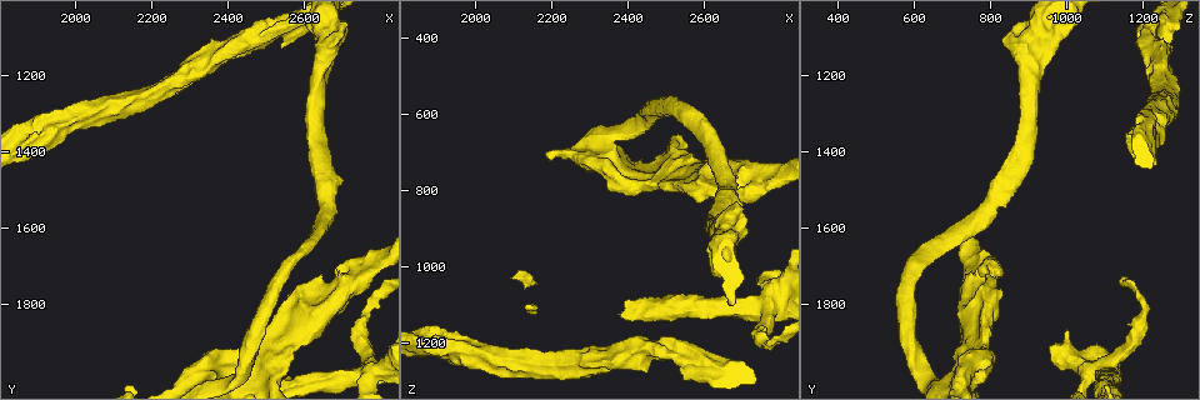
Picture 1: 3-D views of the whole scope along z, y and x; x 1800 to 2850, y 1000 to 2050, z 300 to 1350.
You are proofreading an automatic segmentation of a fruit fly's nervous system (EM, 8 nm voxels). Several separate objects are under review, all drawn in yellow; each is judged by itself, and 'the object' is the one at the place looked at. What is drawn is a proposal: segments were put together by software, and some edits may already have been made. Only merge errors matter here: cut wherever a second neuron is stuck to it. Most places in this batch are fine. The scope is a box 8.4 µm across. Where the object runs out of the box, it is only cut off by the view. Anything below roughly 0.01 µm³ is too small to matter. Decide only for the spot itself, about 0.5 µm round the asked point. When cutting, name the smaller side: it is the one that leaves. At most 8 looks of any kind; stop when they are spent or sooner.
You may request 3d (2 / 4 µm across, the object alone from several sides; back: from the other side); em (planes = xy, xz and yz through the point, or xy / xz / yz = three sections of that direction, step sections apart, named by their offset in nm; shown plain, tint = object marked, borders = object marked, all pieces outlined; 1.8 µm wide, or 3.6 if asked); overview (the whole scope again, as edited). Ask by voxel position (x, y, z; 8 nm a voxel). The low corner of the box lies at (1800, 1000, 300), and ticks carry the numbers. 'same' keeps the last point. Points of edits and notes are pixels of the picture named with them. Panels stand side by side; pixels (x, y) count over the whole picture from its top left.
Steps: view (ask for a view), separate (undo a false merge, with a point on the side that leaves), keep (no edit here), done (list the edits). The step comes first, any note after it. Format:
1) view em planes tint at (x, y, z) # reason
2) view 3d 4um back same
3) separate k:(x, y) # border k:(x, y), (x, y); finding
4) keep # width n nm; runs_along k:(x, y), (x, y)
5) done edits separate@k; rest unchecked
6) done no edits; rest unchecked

view em yz step 8 tint at (2635, 1160, 905) # four arms meet

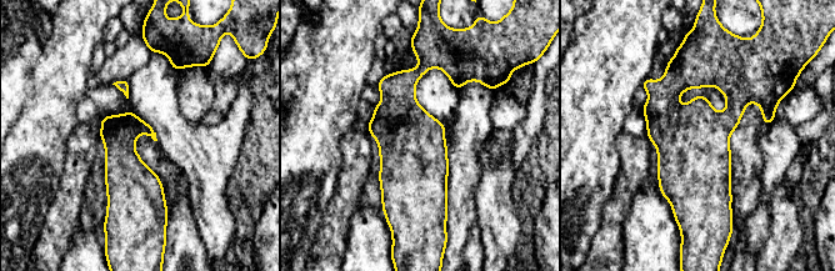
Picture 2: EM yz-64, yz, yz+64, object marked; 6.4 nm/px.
view em planes borders same

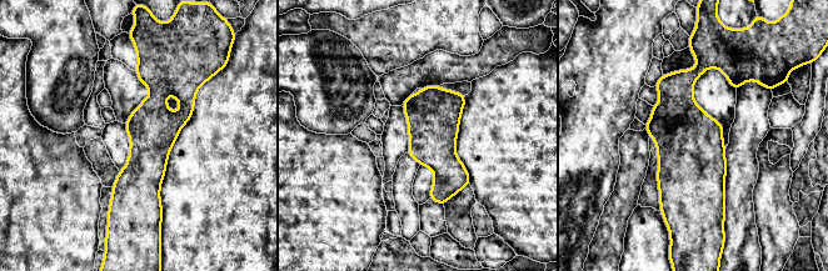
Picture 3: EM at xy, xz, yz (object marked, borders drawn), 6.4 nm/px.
keep # runs_along 3:(144, 63), (155, 106), (131, 212); continuous, no second neuron

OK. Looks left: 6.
view 3d 4um at (2735, 1740, 775) # arms part here

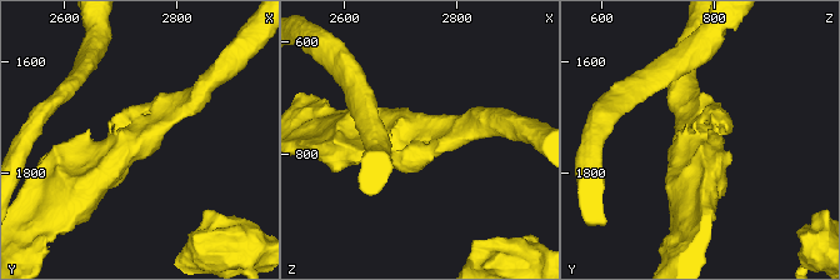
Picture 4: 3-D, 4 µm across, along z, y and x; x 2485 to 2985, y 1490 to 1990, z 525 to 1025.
view em planes tint at (2745, 1735, 770)

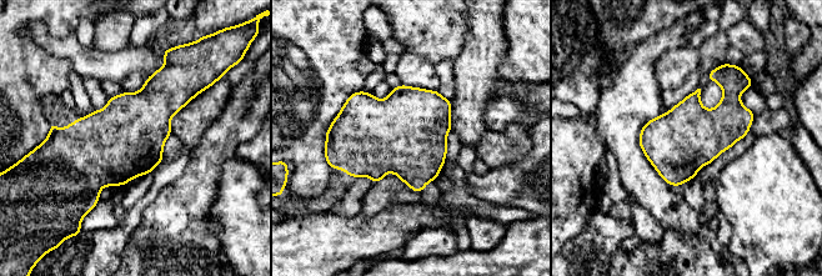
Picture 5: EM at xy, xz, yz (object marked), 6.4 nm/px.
keep # width 420 nm; one neuron here

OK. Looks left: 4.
view 3d 4um at (2340, 1990, 725) # sudden change in width

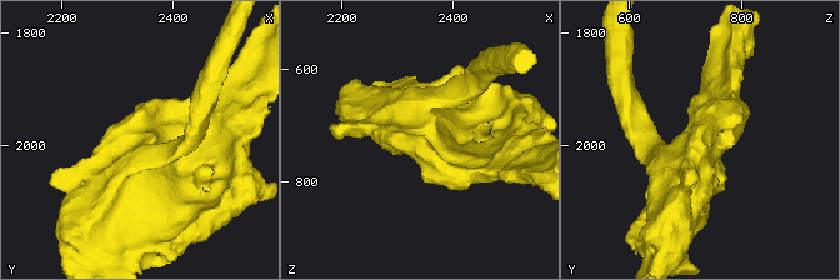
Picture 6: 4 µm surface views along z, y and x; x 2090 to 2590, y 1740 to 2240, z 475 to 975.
view em 3.6um xy step 4 tint at (2335, 1995, 725) # shape alone is not enough

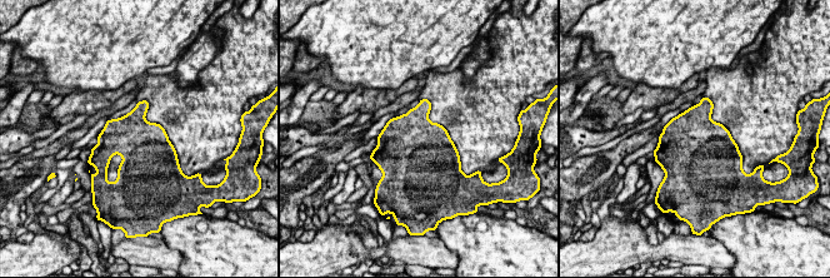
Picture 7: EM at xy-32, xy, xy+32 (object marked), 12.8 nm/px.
keep # all the same neuron

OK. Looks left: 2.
done no edits; rest unchecked

